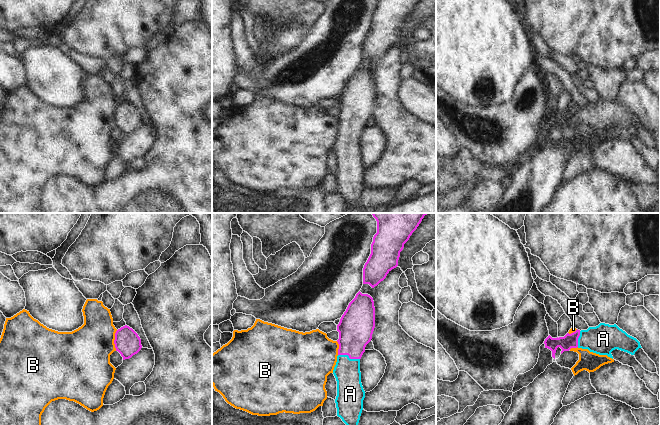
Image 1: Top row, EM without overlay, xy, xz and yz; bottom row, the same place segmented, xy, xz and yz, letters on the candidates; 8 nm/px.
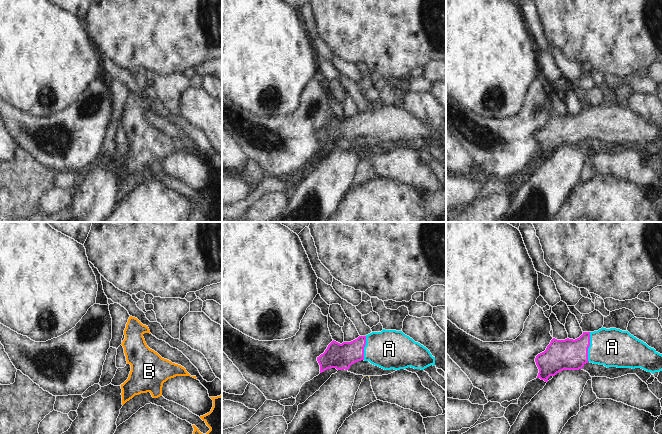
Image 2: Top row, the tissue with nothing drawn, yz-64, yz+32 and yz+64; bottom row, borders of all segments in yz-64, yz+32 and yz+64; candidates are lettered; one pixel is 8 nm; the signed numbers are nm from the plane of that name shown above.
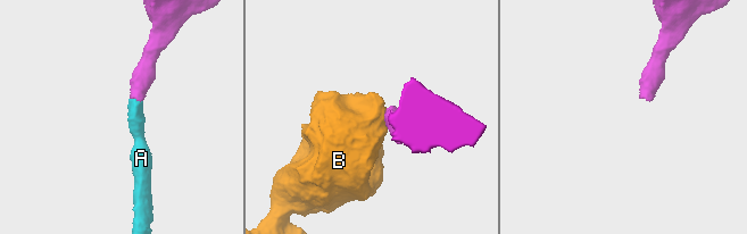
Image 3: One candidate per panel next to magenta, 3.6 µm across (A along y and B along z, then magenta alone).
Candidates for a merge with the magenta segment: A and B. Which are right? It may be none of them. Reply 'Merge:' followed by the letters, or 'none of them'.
Merge: A

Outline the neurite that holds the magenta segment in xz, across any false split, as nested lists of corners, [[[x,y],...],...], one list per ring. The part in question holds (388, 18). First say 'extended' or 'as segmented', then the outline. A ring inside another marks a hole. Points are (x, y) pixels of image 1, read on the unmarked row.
as segmented | [[[377,0],[371,30],[363,44],[363,60],[372,64],[398,42],[400,28],[419,0]]]

